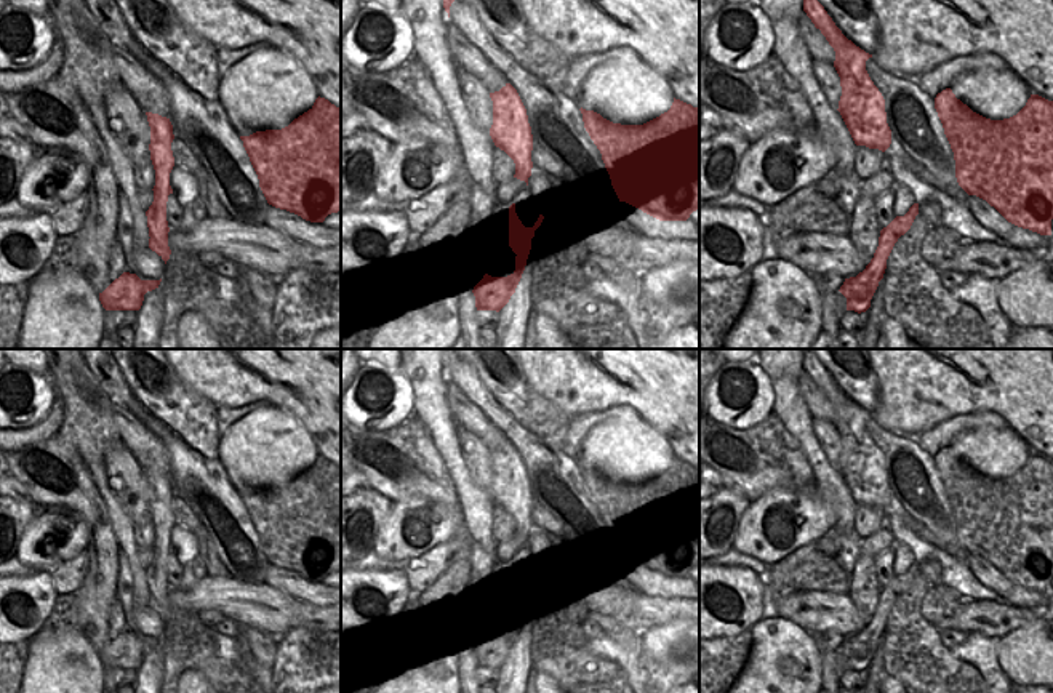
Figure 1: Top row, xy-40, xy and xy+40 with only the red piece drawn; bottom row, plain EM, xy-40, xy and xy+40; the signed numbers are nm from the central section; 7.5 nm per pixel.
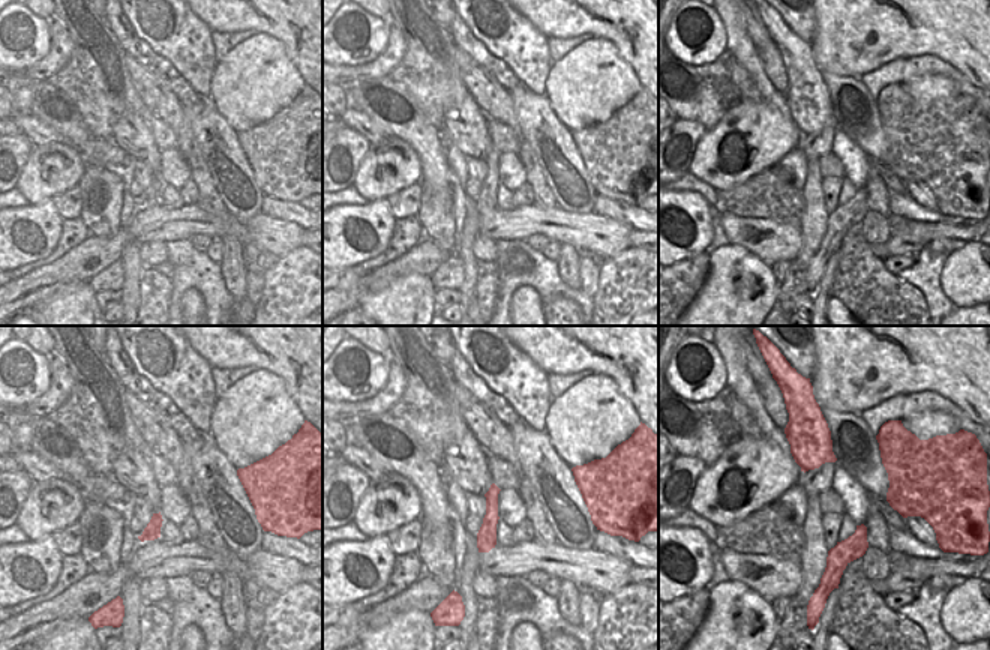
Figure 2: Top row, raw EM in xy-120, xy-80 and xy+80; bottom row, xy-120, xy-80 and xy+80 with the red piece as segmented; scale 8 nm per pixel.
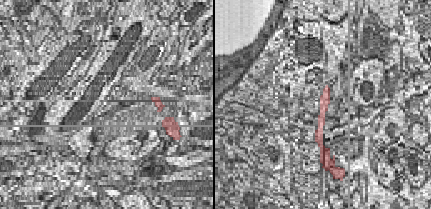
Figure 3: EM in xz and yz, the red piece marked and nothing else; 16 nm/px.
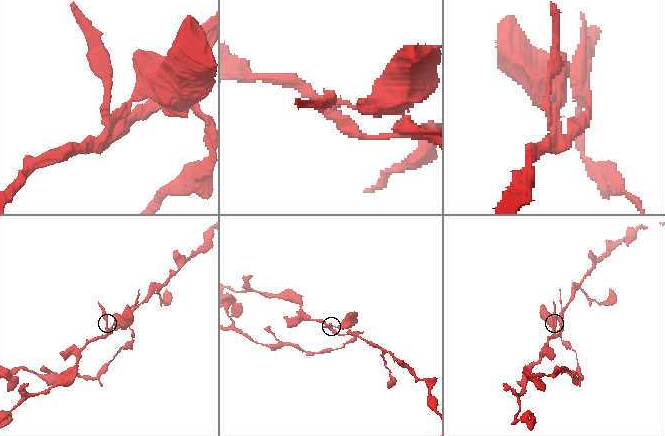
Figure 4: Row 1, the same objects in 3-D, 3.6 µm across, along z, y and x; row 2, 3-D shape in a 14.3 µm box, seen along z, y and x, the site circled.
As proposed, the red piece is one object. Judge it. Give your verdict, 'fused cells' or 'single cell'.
fused cells

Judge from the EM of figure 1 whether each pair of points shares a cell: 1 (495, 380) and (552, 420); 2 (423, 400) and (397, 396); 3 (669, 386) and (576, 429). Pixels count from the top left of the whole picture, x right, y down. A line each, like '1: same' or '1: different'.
1: same
2: different
3: different

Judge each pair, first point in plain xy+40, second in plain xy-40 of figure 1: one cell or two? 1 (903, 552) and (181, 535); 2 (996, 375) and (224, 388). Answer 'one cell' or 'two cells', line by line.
1: one cell
2: one cell

